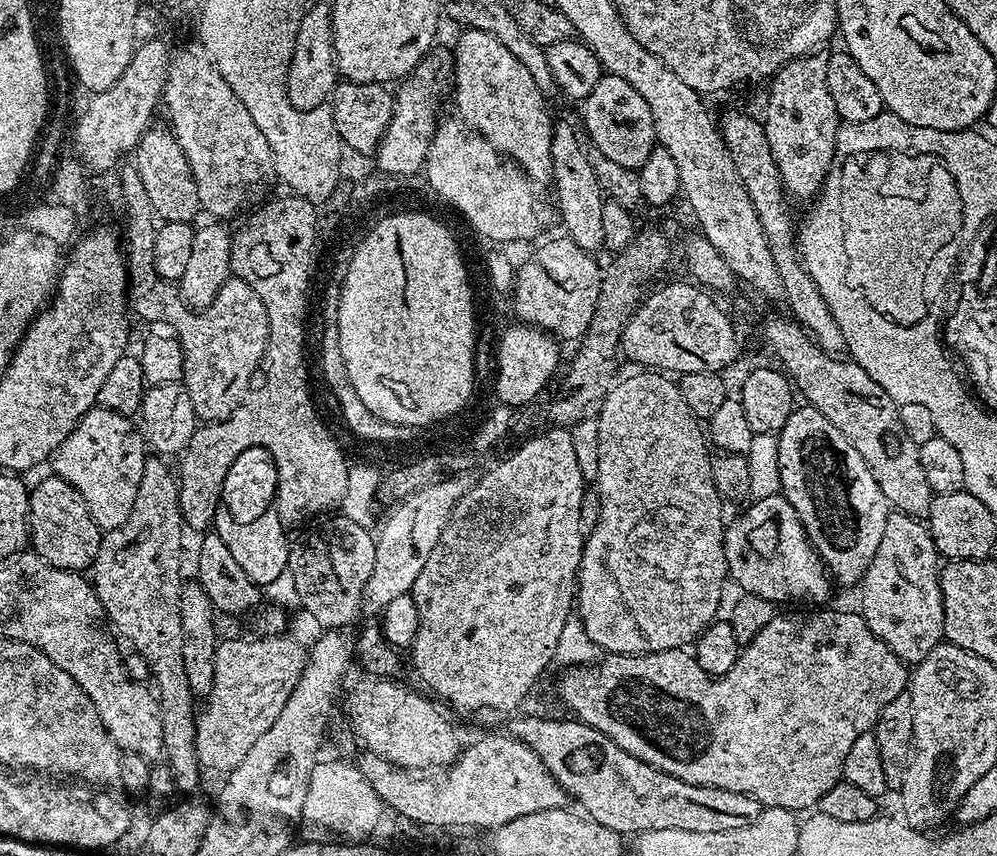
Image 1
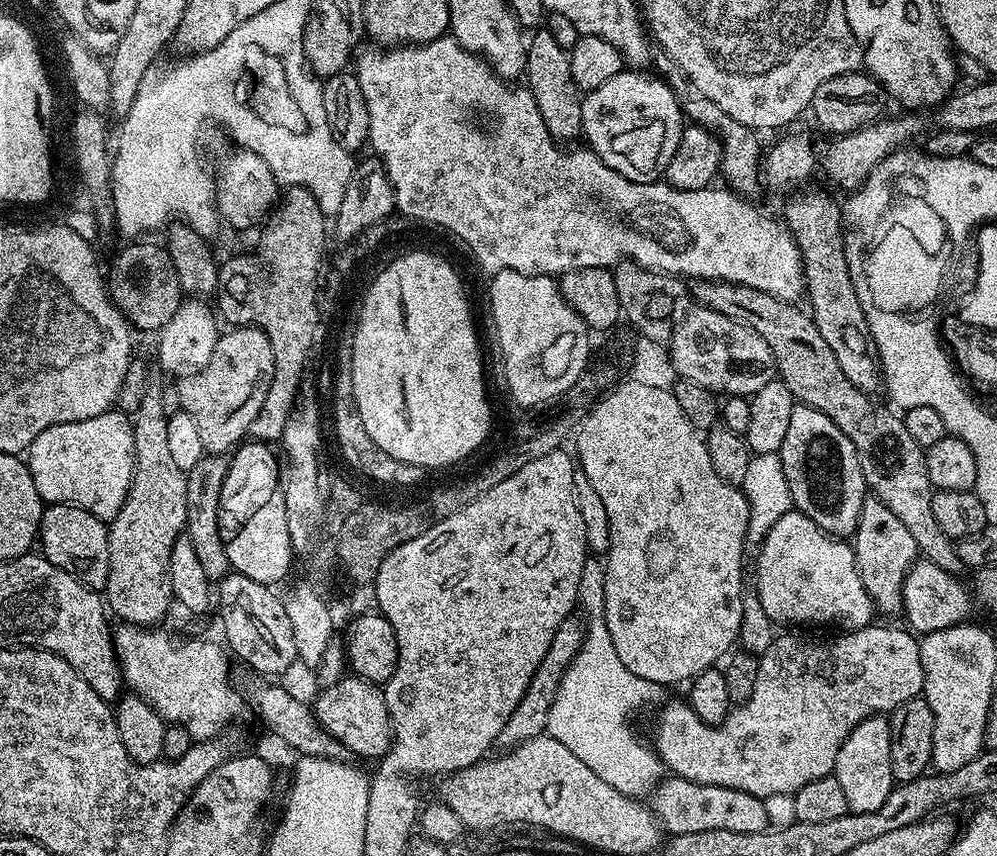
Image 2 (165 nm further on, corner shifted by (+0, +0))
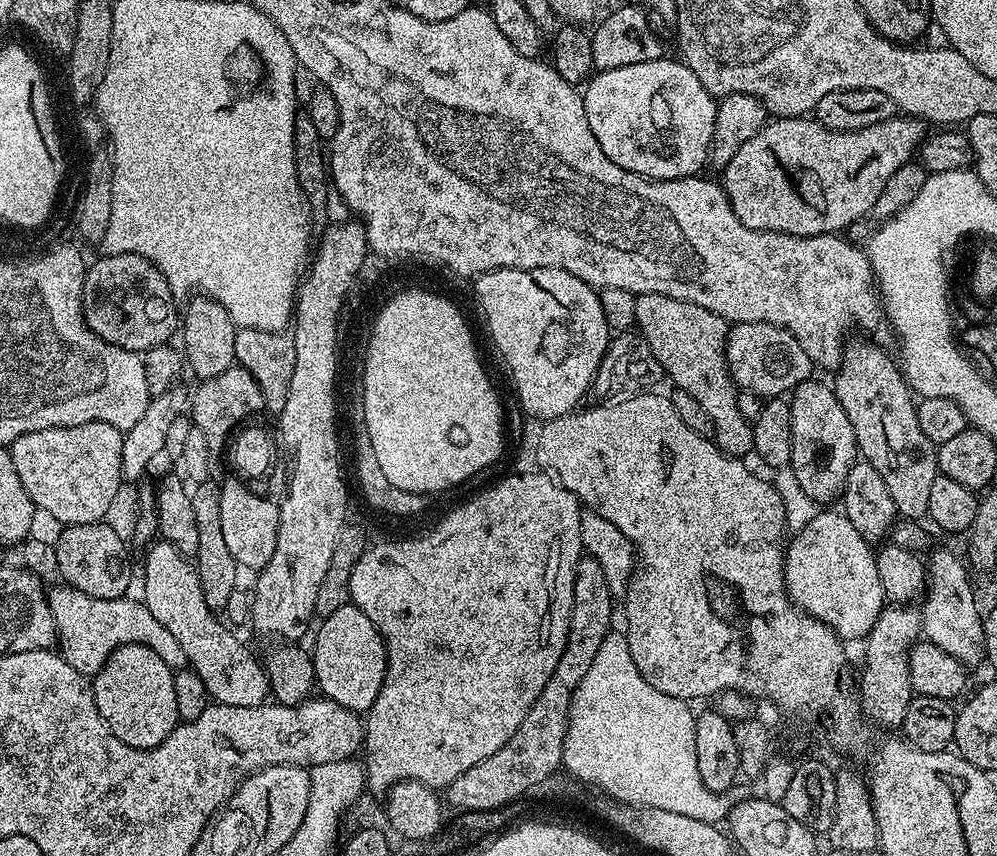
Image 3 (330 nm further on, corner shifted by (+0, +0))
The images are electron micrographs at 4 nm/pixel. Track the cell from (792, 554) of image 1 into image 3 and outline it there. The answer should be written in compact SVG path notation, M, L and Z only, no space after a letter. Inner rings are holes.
M832 510L817 511L814 522L810 522L810 526L795 533L787 541L784 553L784 589L800 611L807 612L809 616L827 624L841 640L863 641L870 634L874 622L878 622L878 614L882 614L886 606L882 578L878 578L876 552L873 545L866 538L862 538L858 530L854 530L854 522L850 522L850 518L846 518L843 511L828 511Z

